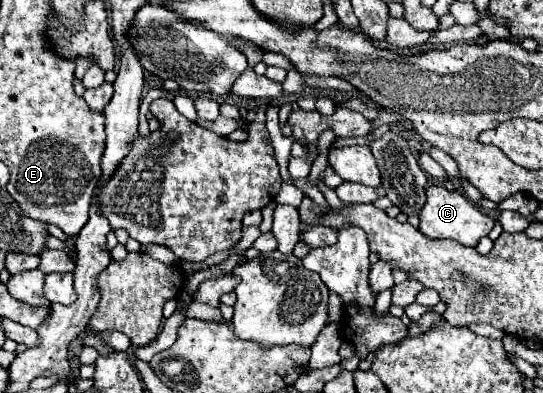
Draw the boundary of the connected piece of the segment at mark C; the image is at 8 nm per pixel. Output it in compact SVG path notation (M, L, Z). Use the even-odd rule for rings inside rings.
M427 186L425 190L427 194L427 202L419 212L419 232L423 232L427 238L431 240L457 240L463 246L471 246L475 248L477 242L487 236L495 224L493 218L489 218L479 206L475 206L473 202L469 202L463 194L459 194L457 190L447 190L445 186Z

